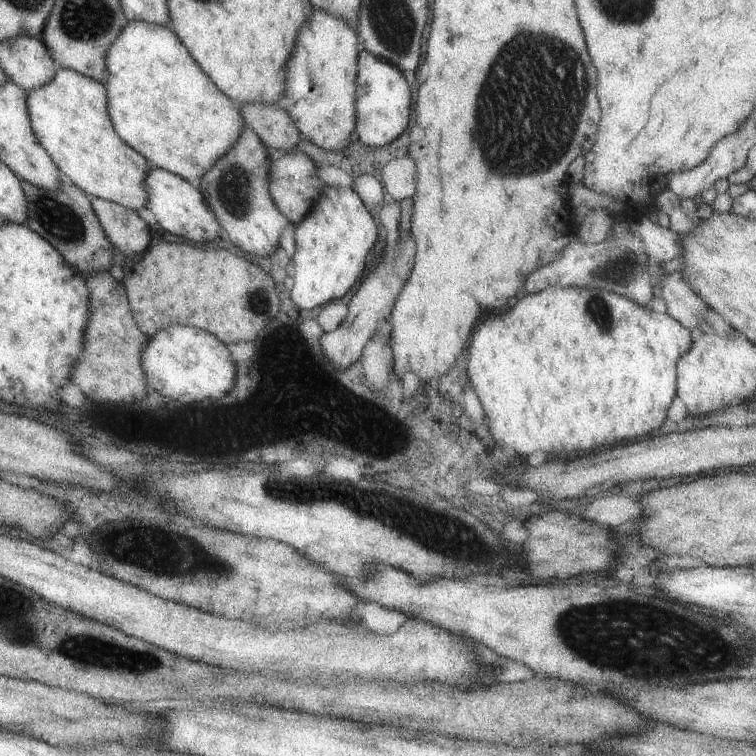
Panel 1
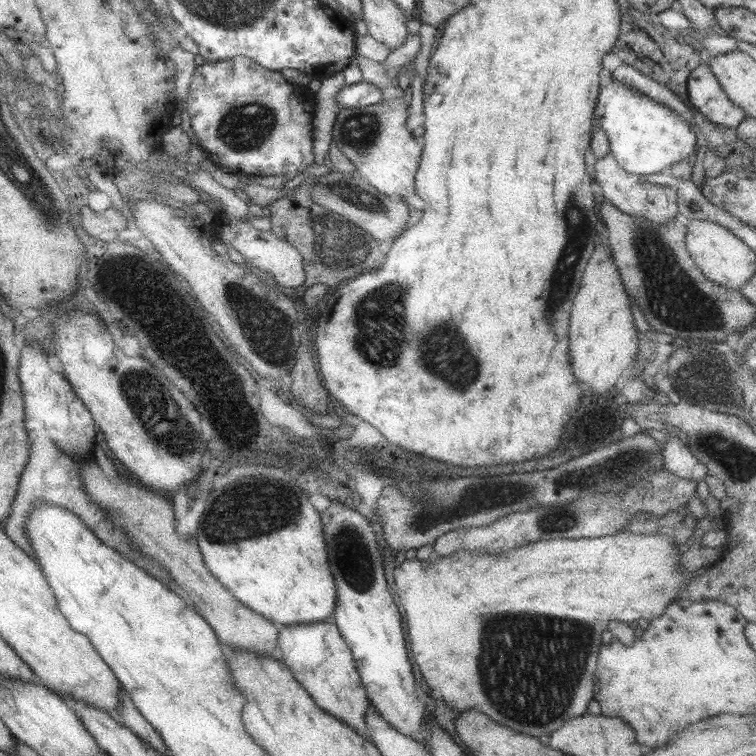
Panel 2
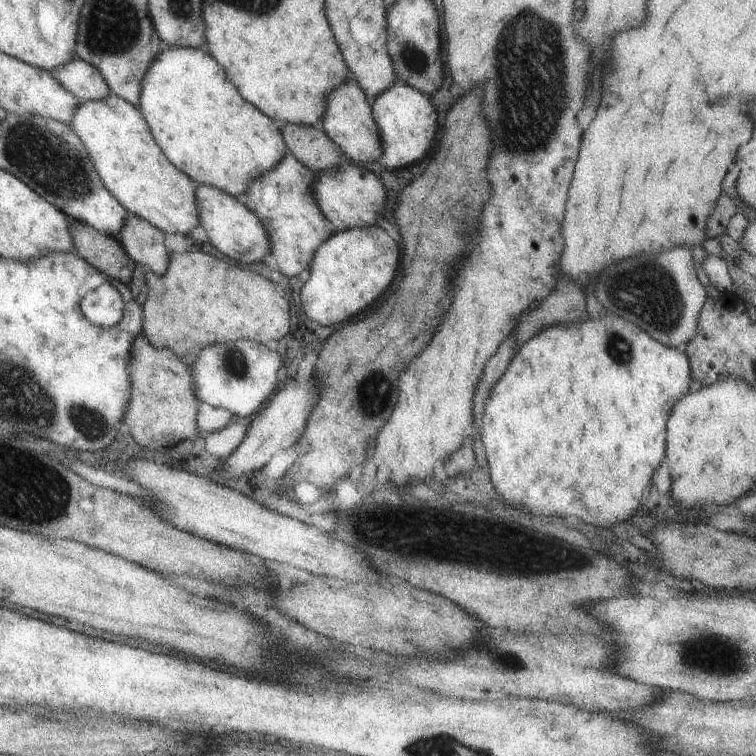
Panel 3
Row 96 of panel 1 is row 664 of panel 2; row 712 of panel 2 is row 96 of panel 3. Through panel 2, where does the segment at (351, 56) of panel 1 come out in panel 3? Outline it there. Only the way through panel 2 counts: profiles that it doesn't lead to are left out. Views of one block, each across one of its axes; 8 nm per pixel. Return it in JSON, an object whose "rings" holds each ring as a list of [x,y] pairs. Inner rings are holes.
{"rings":[[[354,78],[341,84],[327,97],[323,130],[354,164],[379,161],[383,155],[381,134],[374,120],[371,102]]]}

